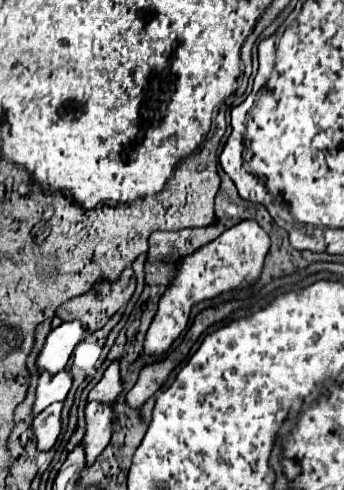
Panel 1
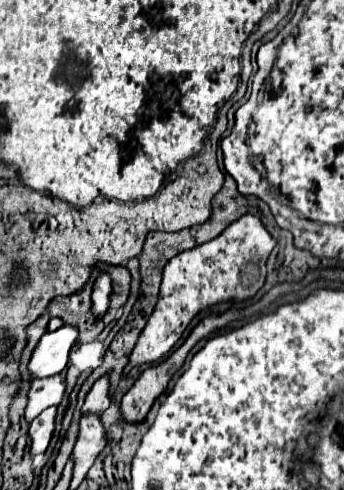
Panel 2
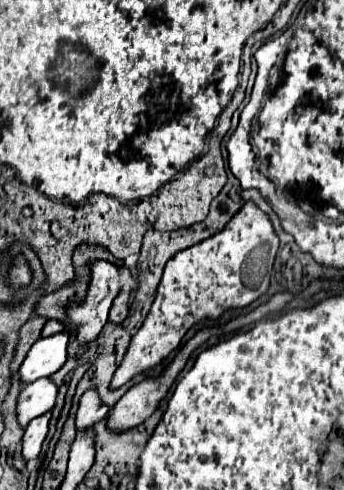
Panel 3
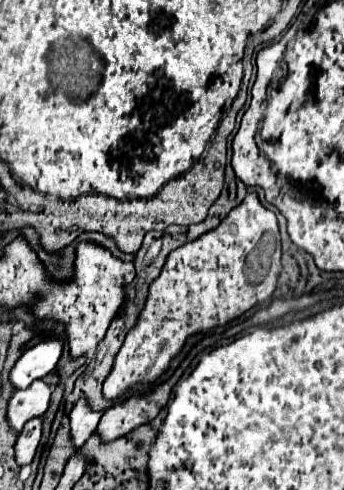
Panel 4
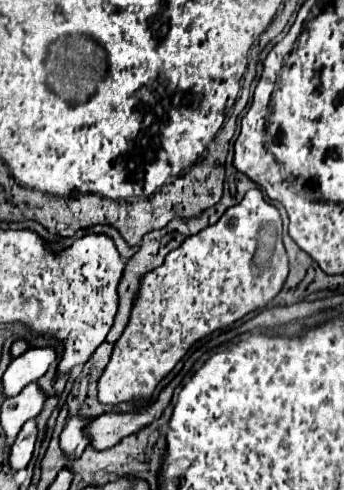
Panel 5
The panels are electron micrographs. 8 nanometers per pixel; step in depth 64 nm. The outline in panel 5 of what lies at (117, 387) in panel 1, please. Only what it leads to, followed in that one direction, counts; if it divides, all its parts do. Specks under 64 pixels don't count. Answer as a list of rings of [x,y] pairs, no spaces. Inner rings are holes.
[[[70,418],[66,422],[66,428],[60,434],[60,448],[62,448],[64,456],[80,458],[80,454],[88,446],[88,438],[82,432],[88,422],[90,420],[82,420],[82,418]]]

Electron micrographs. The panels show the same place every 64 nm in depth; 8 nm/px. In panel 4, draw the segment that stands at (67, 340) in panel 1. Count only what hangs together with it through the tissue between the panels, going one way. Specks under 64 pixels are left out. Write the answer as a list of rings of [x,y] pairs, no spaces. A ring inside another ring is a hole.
[[[44,340],[36,346],[28,348],[10,372],[10,384],[14,390],[28,388],[38,378],[50,374],[62,356],[62,342],[60,340]]]

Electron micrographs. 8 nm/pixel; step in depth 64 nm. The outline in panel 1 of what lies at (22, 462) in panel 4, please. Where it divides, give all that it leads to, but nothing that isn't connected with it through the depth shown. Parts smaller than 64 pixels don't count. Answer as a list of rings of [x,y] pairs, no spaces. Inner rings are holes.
[[[56,402],[34,416],[32,430],[36,436],[38,452],[48,452],[54,446],[54,442],[60,434],[60,410],[62,410],[62,402]]]

